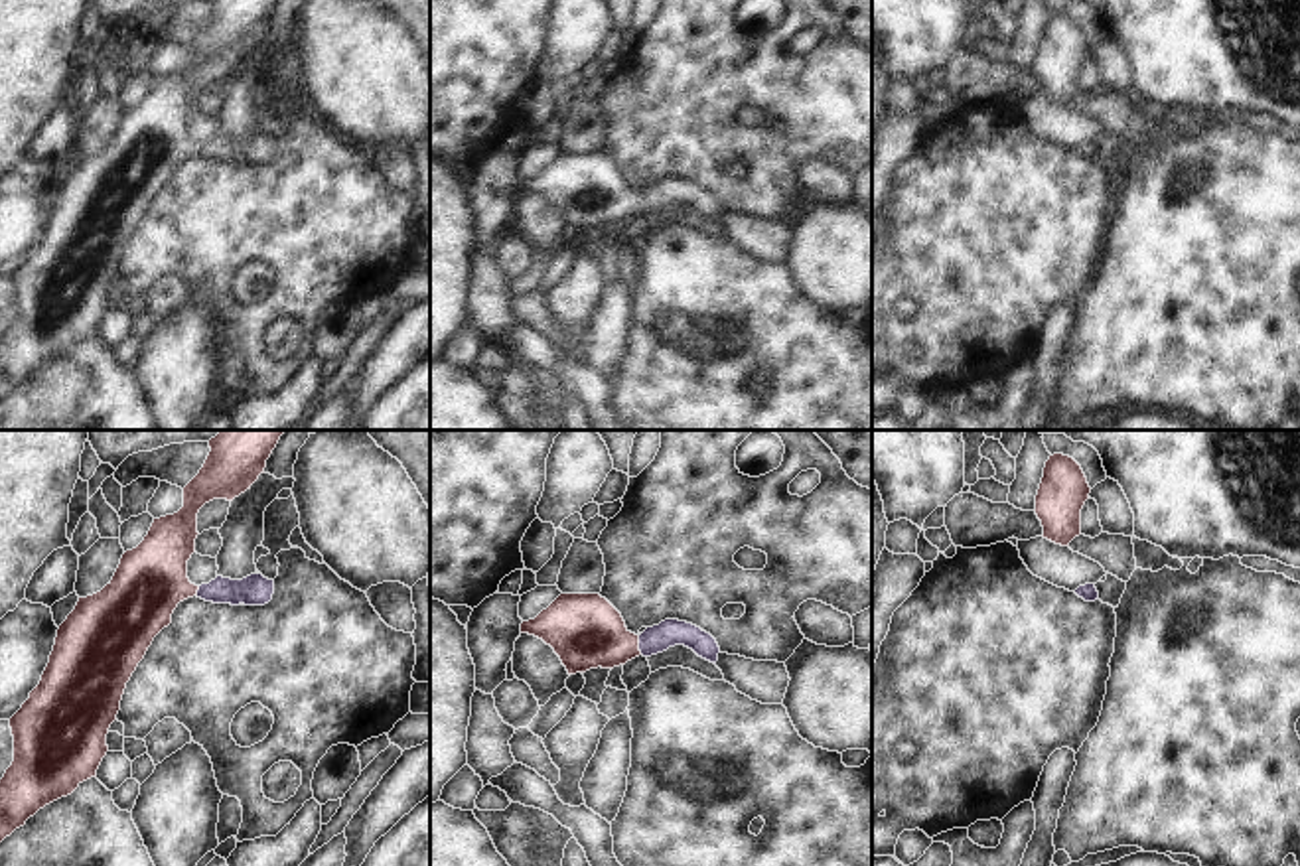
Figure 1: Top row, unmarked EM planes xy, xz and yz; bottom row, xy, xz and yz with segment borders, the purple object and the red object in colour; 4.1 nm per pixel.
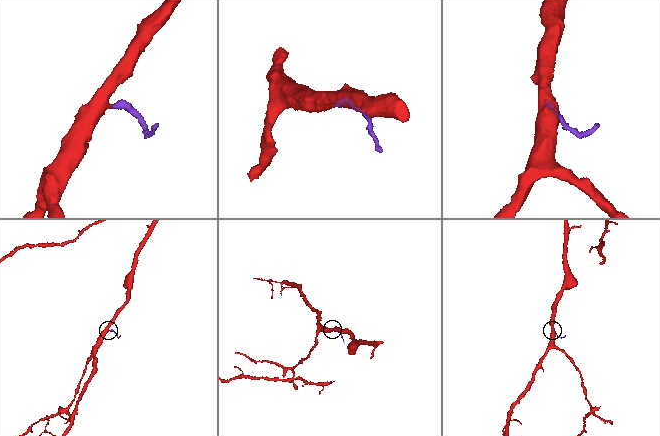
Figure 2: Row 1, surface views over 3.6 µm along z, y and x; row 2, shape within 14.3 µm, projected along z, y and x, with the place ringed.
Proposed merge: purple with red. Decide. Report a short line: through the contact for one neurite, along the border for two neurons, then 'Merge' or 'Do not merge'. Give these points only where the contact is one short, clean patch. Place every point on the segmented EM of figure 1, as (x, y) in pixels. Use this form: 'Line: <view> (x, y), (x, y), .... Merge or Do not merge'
Line: xz (667, 634), (640, 646), (610, 646), (586, 632). Merge

